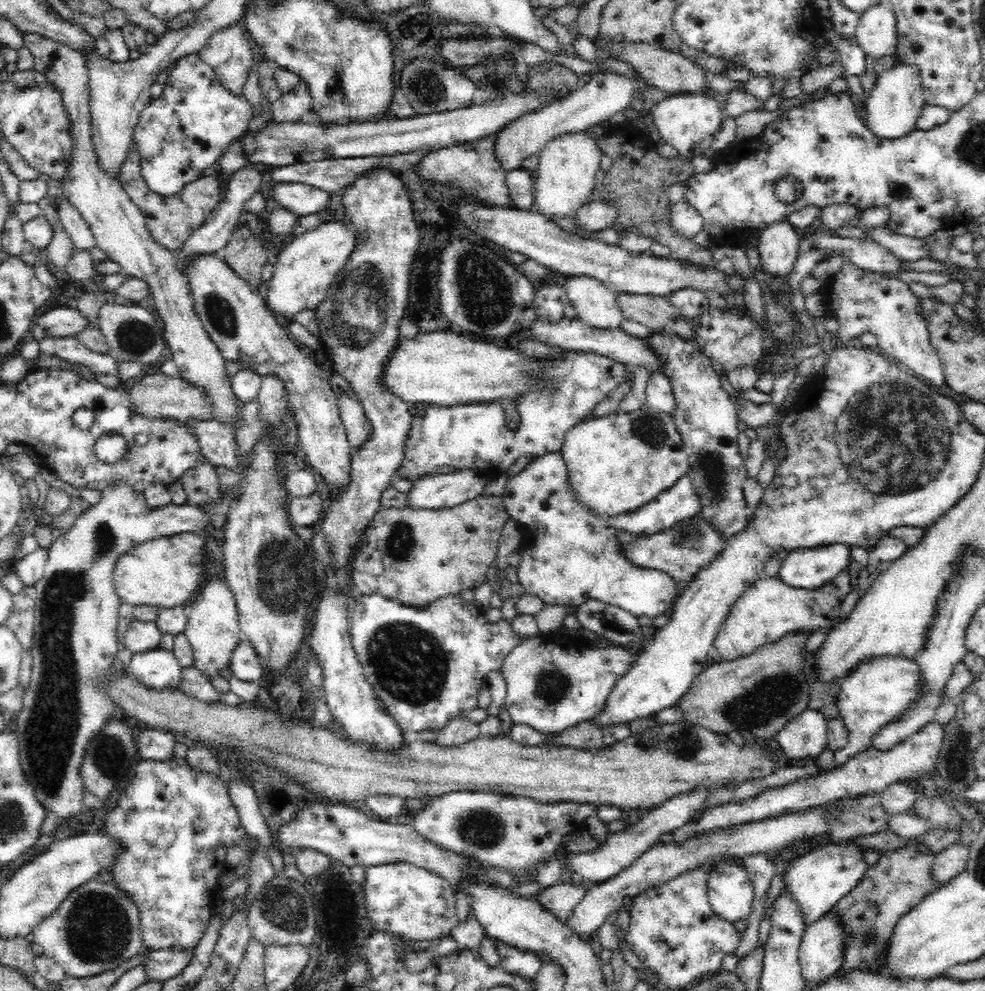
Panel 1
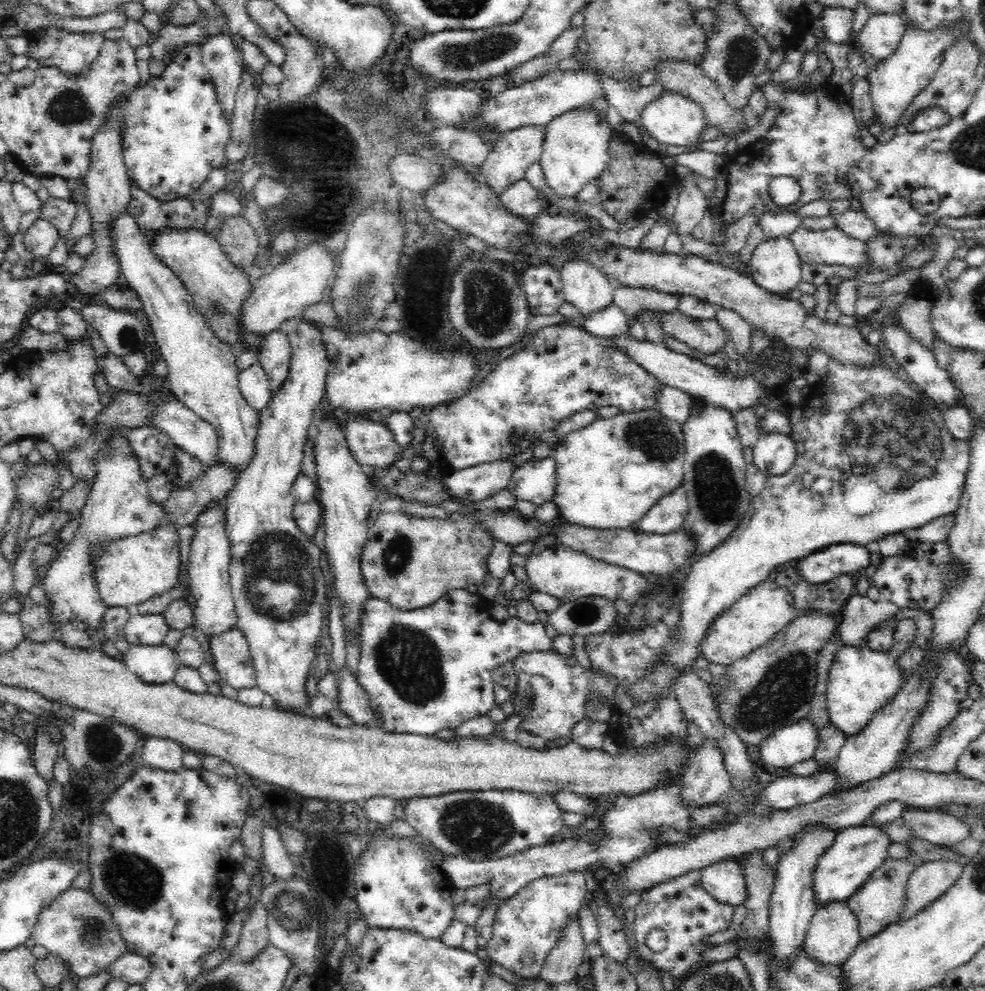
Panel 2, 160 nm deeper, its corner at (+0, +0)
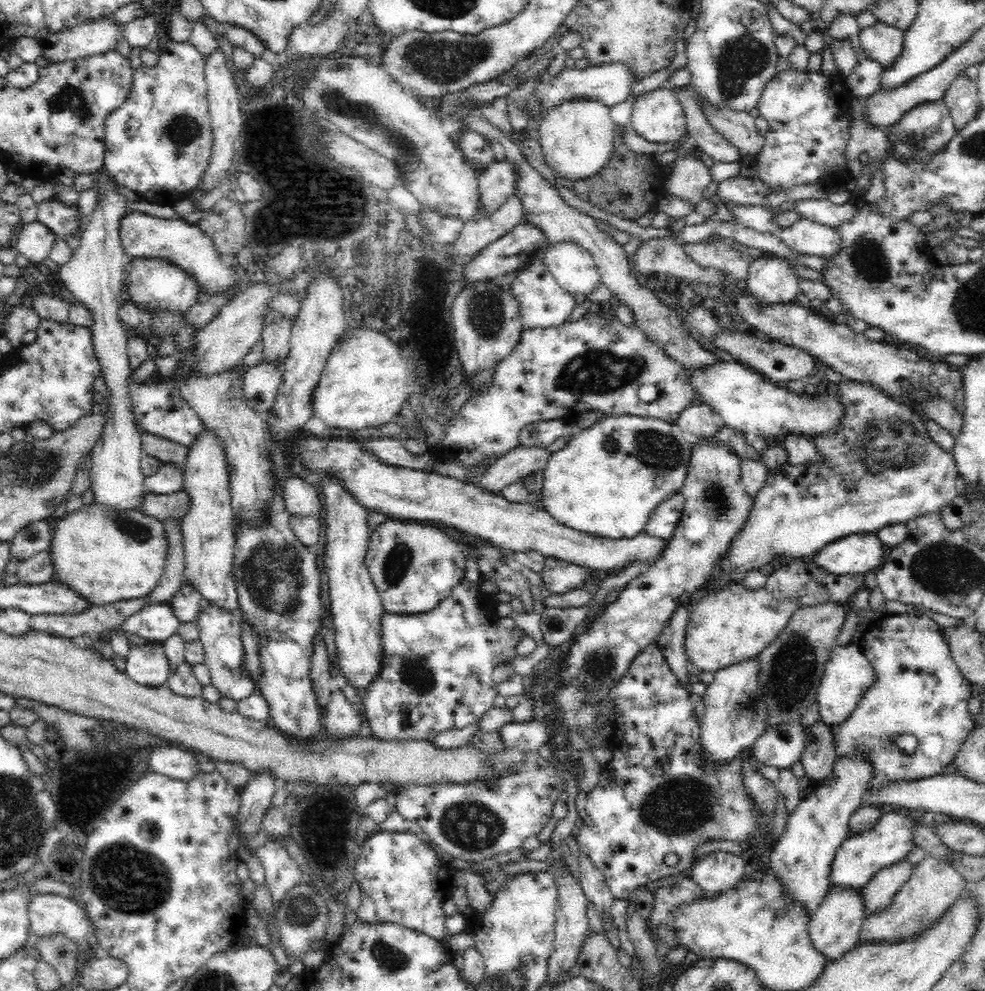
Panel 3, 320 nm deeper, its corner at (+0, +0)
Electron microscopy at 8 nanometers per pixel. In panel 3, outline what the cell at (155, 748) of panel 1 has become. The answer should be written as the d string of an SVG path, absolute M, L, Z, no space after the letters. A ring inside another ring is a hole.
M158 746L148 756L150 770L185 781L190 780L190 777L200 771L198 761L199 758L192 758L192 754L172 746Z

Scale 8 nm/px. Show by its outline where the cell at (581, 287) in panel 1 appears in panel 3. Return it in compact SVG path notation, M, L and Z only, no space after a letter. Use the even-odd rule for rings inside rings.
M573 242L547 245L541 262L558 285L572 296L584 296L588 300L602 284L593 256Z

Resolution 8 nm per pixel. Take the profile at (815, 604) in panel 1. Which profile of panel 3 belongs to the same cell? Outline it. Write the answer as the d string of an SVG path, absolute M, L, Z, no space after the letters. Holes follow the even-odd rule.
M790 562L788 566L772 572L768 576L768 582L761 588L750 590L748 586L730 584L728 588L722 588L710 596L704 596L700 602L689 612L689 622L686 628L685 648L688 661L696 665L700 670L716 672L721 668L754 659L767 645L784 630L790 617L800 607L811 607L818 604L843 605L854 592L858 592L853 575L830 575L820 570L810 562Z

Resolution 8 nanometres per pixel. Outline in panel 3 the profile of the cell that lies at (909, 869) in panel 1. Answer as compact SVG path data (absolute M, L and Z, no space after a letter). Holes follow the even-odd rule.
M904 859L882 868L859 893L867 917L885 914L893 904L898 890L912 876L914 864Z

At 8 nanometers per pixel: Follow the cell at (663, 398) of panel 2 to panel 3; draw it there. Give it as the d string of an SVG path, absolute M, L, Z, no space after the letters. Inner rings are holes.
M705 403L690 404L675 418L677 425L684 434L693 437L712 437L725 423L716 412Z

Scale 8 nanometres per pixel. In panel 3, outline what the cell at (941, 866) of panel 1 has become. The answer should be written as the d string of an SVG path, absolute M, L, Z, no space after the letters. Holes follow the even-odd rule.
M927 855L915 865L910 880L898 890L889 910L885 914L867 918L862 926L862 936L858 944L864 941L909 937L930 928L953 902L966 892L968 885L962 874L953 866Z

